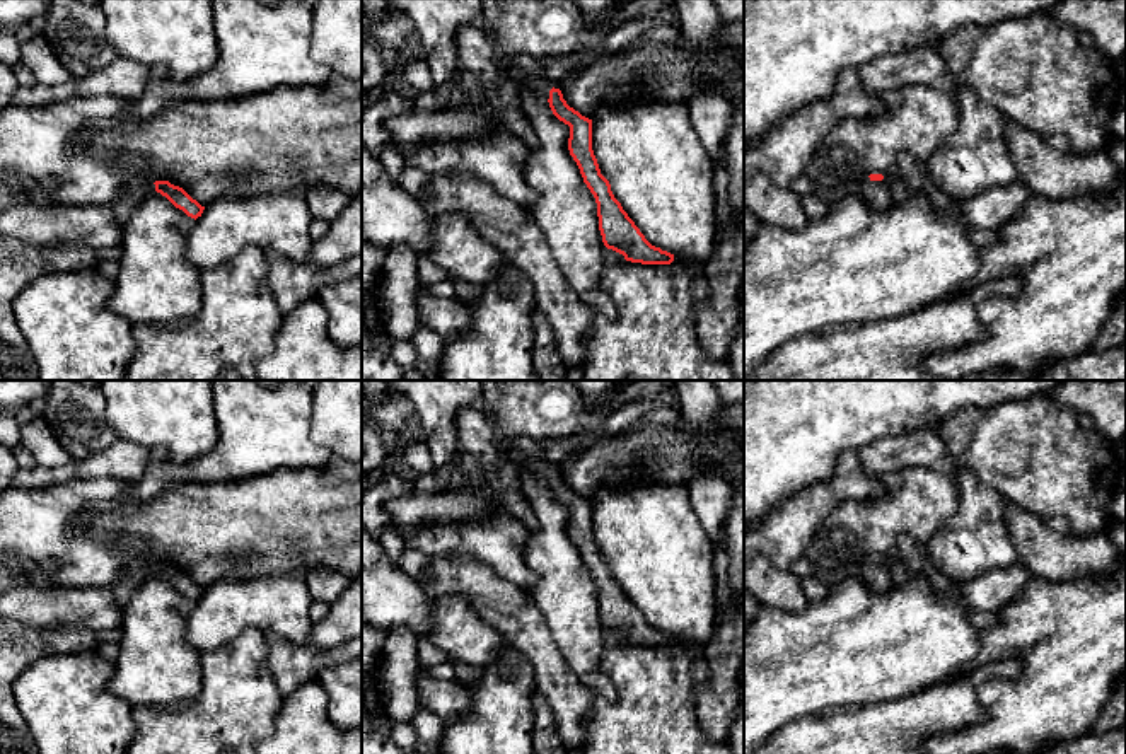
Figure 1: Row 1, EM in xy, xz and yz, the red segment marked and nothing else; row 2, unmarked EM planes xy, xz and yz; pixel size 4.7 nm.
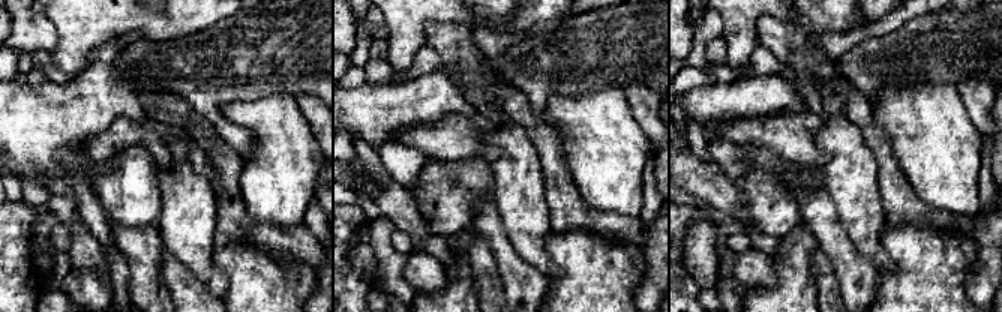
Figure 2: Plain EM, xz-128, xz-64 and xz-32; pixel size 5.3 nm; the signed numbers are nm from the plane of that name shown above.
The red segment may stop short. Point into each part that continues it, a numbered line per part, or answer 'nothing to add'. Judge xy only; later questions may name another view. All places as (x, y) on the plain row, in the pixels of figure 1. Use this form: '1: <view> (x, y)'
1: xy (135, 572)

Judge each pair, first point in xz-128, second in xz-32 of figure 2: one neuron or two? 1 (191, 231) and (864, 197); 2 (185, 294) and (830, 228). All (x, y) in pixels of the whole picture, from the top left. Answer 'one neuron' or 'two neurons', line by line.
1: one neuron
2: one neuron

